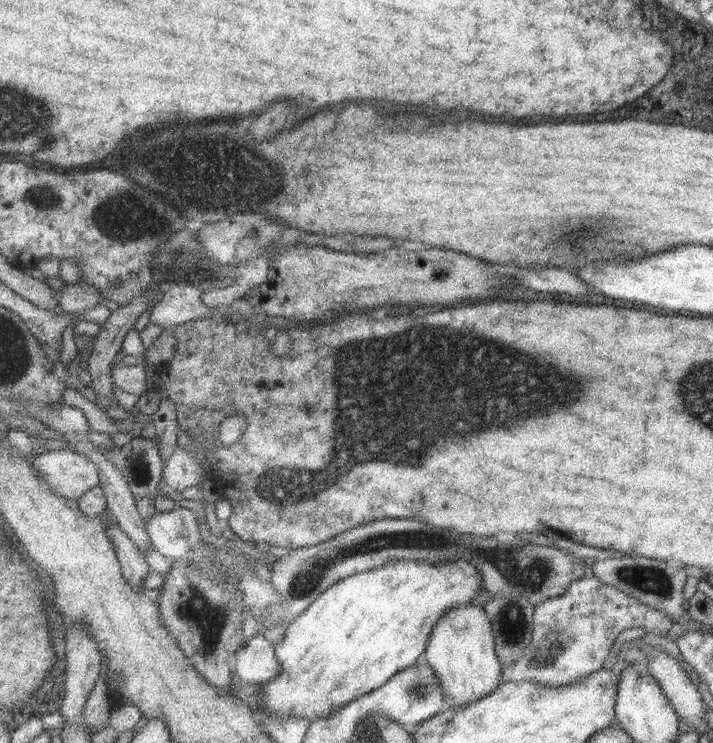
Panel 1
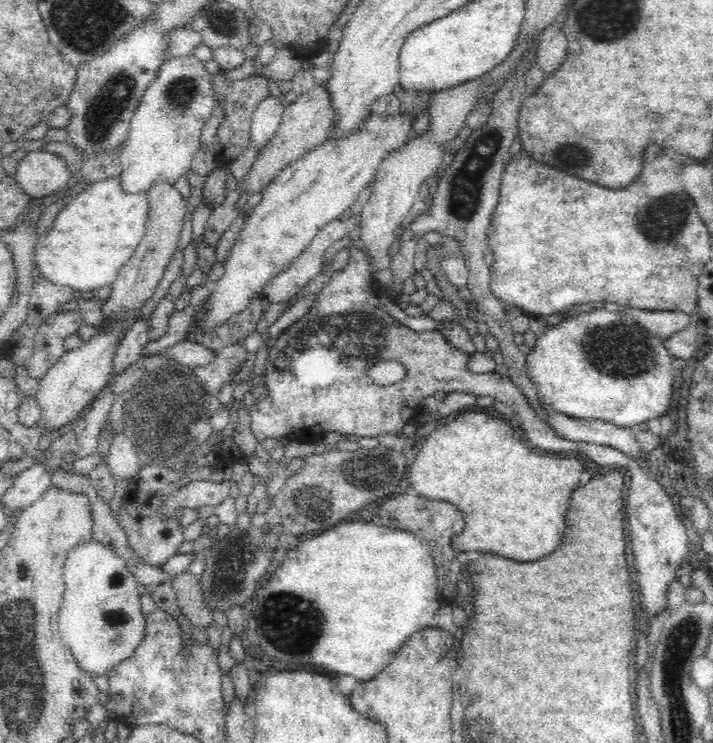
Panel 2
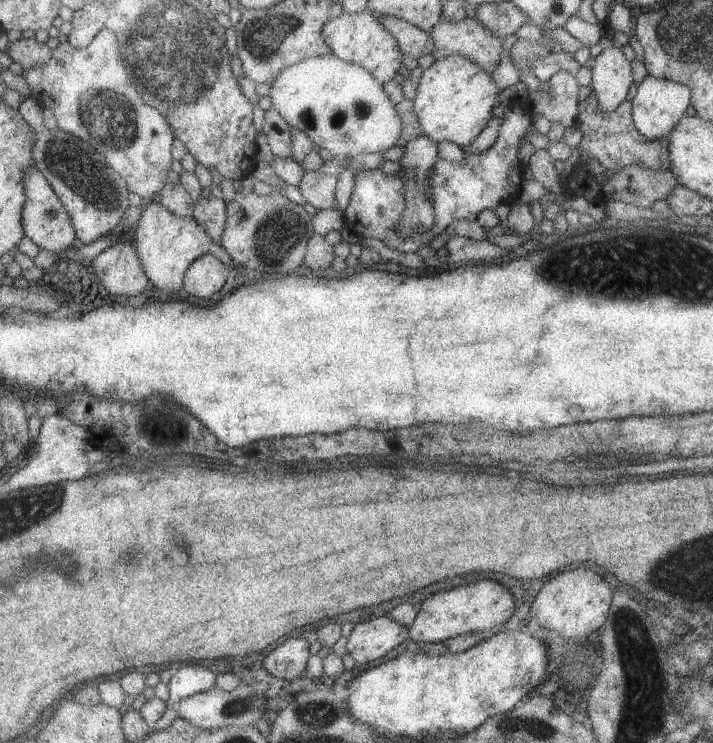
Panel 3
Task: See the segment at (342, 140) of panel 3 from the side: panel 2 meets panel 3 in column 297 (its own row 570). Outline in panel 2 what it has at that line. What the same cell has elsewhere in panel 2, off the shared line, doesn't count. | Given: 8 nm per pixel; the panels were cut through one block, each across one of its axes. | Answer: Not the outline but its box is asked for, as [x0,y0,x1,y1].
[58,539,147,676]

